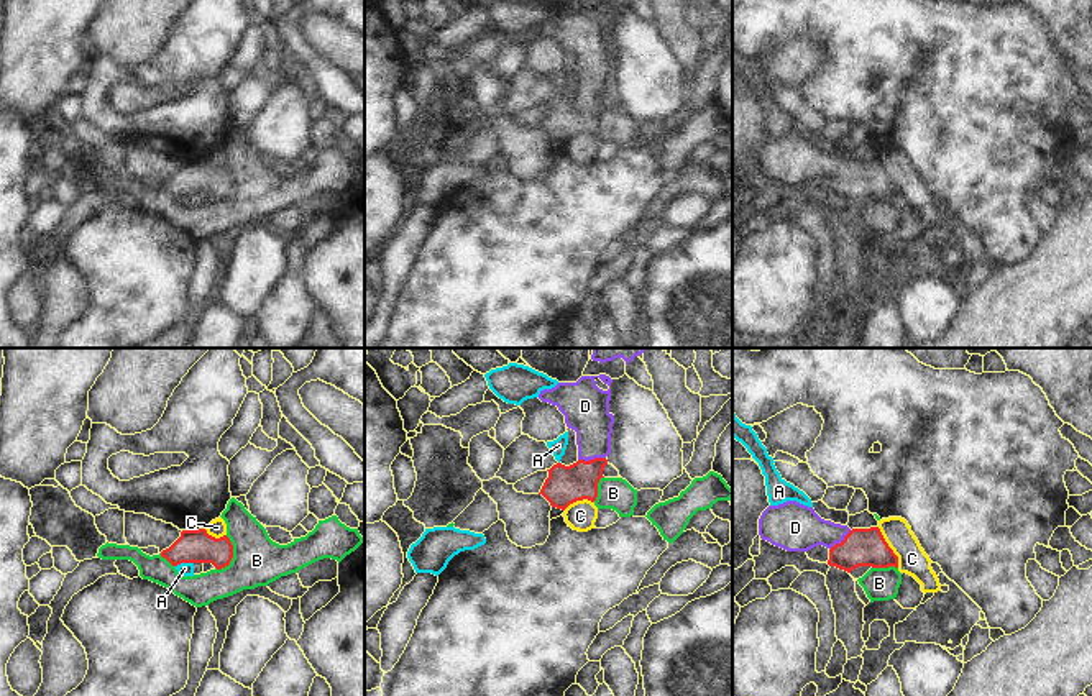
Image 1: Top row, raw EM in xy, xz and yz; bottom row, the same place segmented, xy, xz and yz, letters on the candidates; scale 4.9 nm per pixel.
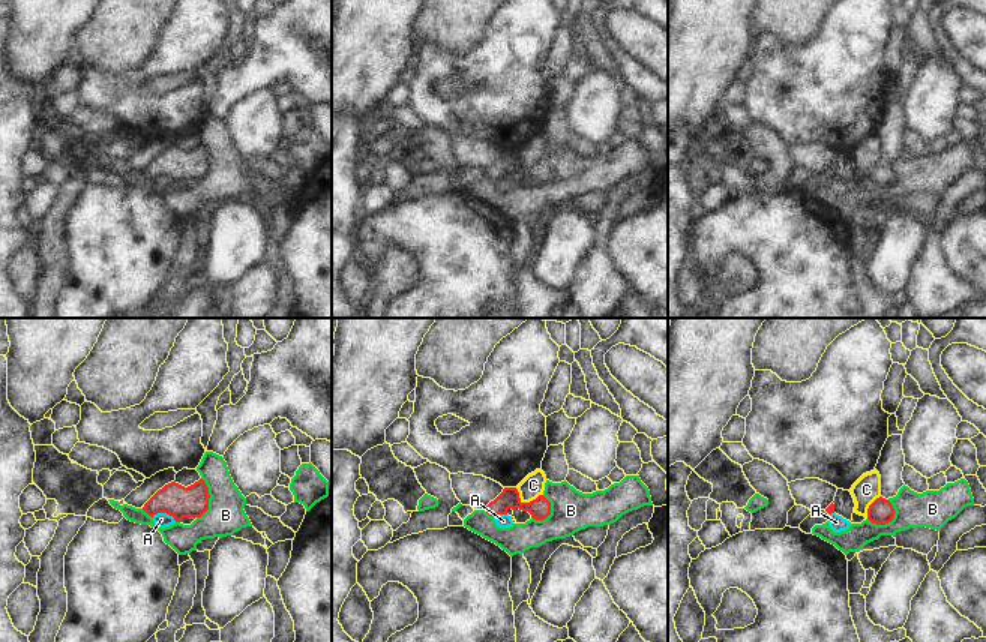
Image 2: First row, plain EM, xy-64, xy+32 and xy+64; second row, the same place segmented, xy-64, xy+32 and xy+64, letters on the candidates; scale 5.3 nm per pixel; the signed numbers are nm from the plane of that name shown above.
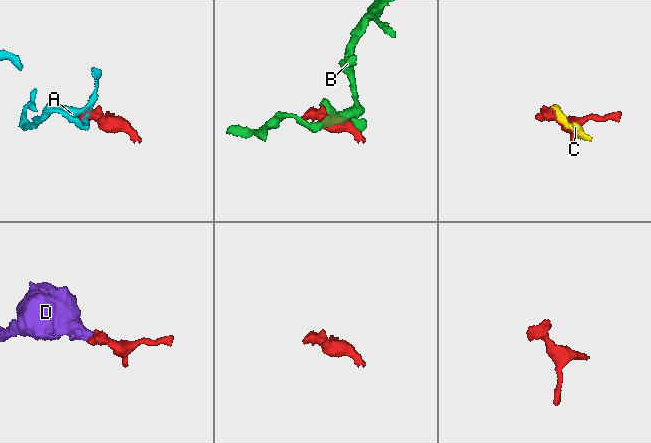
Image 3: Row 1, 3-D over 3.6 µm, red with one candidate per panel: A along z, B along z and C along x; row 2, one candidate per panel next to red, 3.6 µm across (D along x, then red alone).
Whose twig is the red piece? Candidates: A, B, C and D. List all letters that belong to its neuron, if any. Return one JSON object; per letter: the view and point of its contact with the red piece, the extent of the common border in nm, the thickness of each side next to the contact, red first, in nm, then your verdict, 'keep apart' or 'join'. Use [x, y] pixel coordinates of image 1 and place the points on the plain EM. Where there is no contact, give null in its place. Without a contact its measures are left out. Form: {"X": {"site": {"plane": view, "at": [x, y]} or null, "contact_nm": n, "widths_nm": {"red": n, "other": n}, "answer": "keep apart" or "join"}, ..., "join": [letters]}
{"A": {"site": {"plane": "xy", "at": [183, 194]}, "contact_nm": 100, "widths_nm": {"red": 160, "other": 60}, "answer": "keep apart"}, "B": {"site": {"plane": "xy", "at": [232, 187]}, "contact_nm": 180, "widths_nm": {"red": 160, "other": 240}, "answer": "keep apart"}, "C": {"site": {"plane": "yz", "at": [889, 179]}, "contact_nm": 240, "widths_nm": {"red": 190, "other": 140}, "answer": "keep apart"}, "D": {"site": {"plane": "xz", "at": [591, 92]}, "contact_nm": 140, "widths_nm": {"red": 190, "other": 220}, "answer": "join"}, "join": ["D"]}

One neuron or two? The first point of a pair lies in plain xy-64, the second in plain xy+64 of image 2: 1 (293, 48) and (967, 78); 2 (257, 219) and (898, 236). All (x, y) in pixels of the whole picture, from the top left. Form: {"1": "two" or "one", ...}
{"1": "one", "2": "one"}

